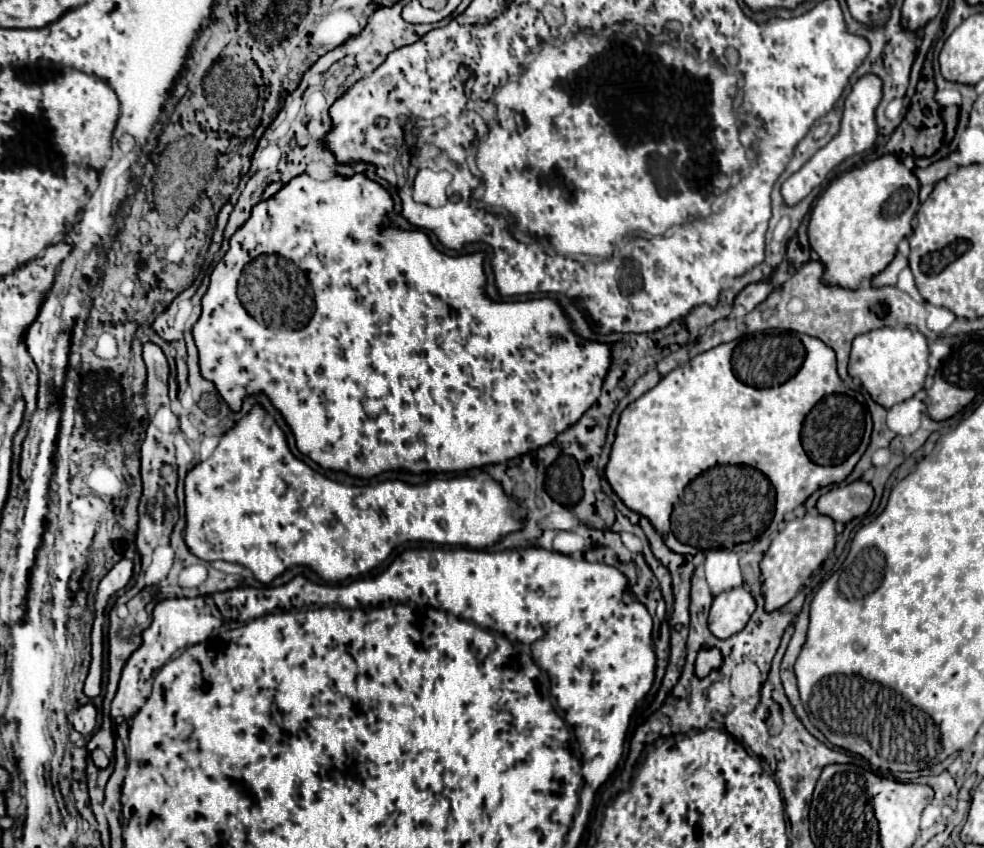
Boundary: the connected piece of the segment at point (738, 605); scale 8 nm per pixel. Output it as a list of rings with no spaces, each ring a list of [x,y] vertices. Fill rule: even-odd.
[[[745,587],[723,591],[713,599],[709,613],[709,629],[719,639],[739,633],[755,611],[755,599]]]

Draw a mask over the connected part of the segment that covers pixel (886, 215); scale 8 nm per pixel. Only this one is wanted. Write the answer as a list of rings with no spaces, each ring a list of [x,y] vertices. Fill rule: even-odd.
[[[893,153],[863,163],[829,183],[829,187],[817,199],[809,221],[809,243],[825,265],[825,283],[857,289],[863,281],[869,281],[889,265],[899,241],[911,233],[911,217],[919,207],[919,187],[921,185],[915,173],[907,169]]]

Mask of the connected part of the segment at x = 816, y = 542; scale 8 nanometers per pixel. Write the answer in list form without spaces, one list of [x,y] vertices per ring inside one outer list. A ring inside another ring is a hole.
[[[807,513],[805,517],[789,521],[785,529],[773,539],[769,551],[761,559],[765,609],[775,611],[787,605],[795,597],[795,593],[801,589],[805,579],[811,577],[811,573],[827,559],[827,555],[833,549],[835,549],[835,529],[833,529],[831,517]]]

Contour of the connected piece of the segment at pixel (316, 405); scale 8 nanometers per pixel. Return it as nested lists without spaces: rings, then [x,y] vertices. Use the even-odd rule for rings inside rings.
[[[307,173],[291,179],[291,183],[287,183],[273,199],[261,201],[253,207],[249,221],[229,241],[231,249],[213,269],[209,289],[203,297],[201,317],[193,327],[201,373],[205,379],[213,379],[217,391],[221,391],[221,397],[229,403],[229,407],[233,407],[233,411],[241,409],[243,397],[257,391],[267,393],[293,429],[297,447],[303,455],[311,457],[323,469],[345,471],[365,479],[391,469],[407,469],[411,473],[467,471],[489,463],[503,463],[537,447],[549,445],[561,431],[565,431],[565,427],[577,423],[597,401],[601,383],[611,365],[611,347],[595,341],[579,345],[581,339],[571,331],[569,319],[553,299],[533,299],[525,303],[489,301],[483,295],[483,253],[449,257],[437,251],[423,231],[399,231],[393,227],[381,229],[379,225],[385,221],[385,213],[391,211],[391,207],[393,201],[389,193],[365,175],[335,175],[329,181],[315,181]],[[555,333],[561,335],[561,339],[553,339],[551,335]]]

